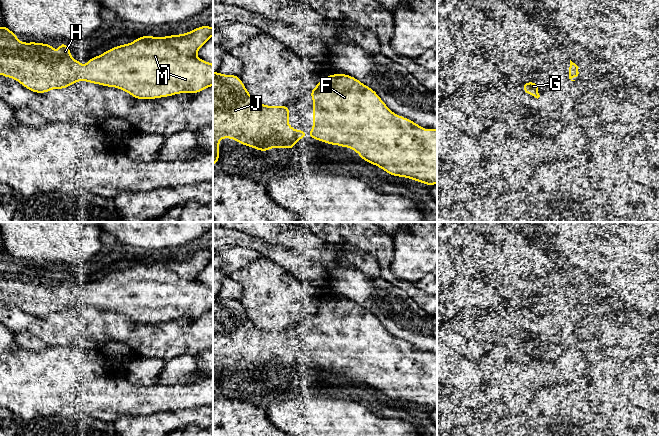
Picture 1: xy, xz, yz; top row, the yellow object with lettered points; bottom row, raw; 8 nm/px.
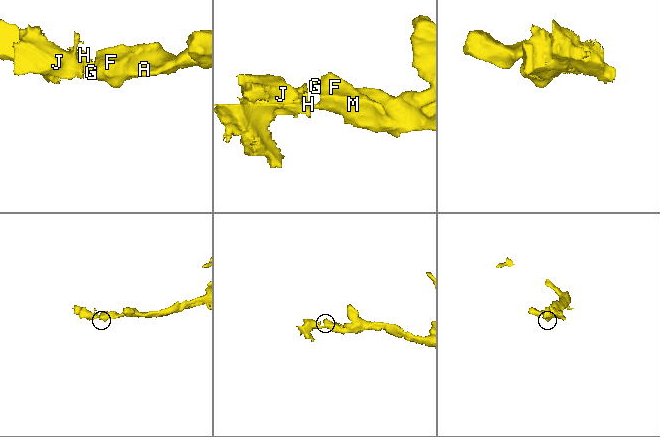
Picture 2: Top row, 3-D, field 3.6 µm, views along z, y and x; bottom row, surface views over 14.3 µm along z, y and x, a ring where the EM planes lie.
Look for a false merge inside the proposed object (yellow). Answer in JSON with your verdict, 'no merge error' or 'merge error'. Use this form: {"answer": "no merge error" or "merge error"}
{"answer": "no merge error"}

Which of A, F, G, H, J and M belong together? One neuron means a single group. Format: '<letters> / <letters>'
A F G H J M

